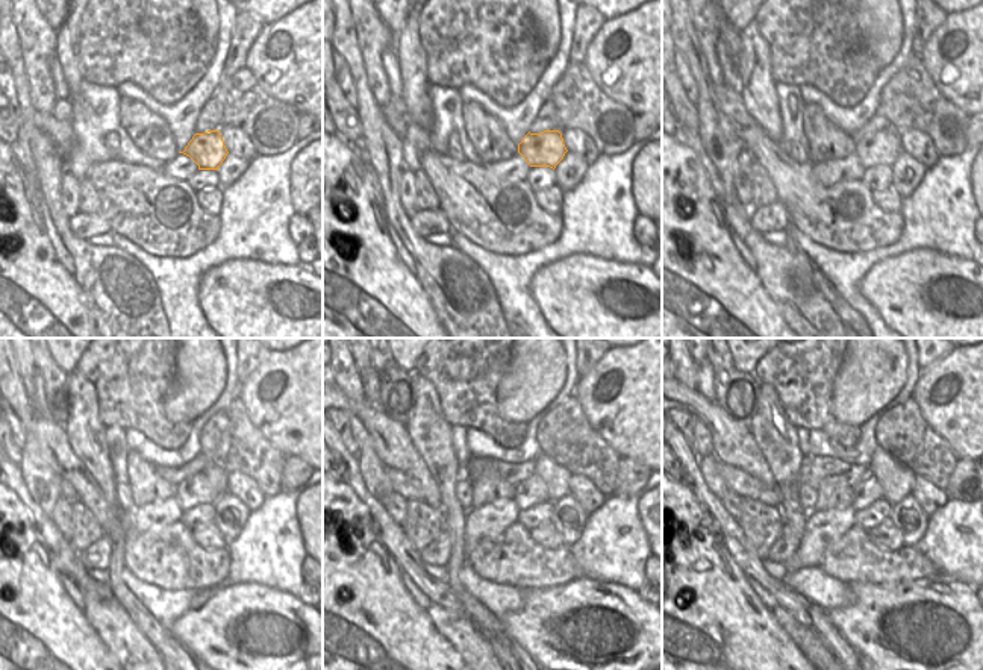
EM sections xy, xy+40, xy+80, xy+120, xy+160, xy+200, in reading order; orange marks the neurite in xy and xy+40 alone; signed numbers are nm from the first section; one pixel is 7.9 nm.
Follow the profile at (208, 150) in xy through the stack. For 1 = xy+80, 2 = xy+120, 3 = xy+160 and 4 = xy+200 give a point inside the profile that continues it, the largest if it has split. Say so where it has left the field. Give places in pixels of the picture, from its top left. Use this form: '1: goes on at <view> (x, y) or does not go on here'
1: goes on at xy+80 (883, 147)
2: goes on at xy+120 (196, 490)
3: goes on at xy+160 (533, 490)
4: goes on at xy+200 (868, 491)

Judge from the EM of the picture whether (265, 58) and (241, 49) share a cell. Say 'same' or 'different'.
different

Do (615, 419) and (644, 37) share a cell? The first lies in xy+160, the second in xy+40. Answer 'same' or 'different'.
same

